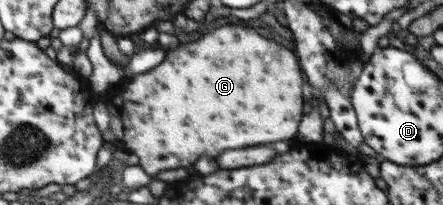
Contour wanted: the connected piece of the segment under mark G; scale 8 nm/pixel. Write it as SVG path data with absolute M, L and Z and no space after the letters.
M224 25L170 51L168 59L146 73L133 76L126 87L118 83L113 91L93 95L96 102L105 104L109 111L109 131L114 135L112 144L115 149L138 156L140 167L151 177L156 177L159 171L190 167L202 155L218 157L226 149L290 139L298 133L302 119L302 83L302 71L292 51L264 39L250 27Z

